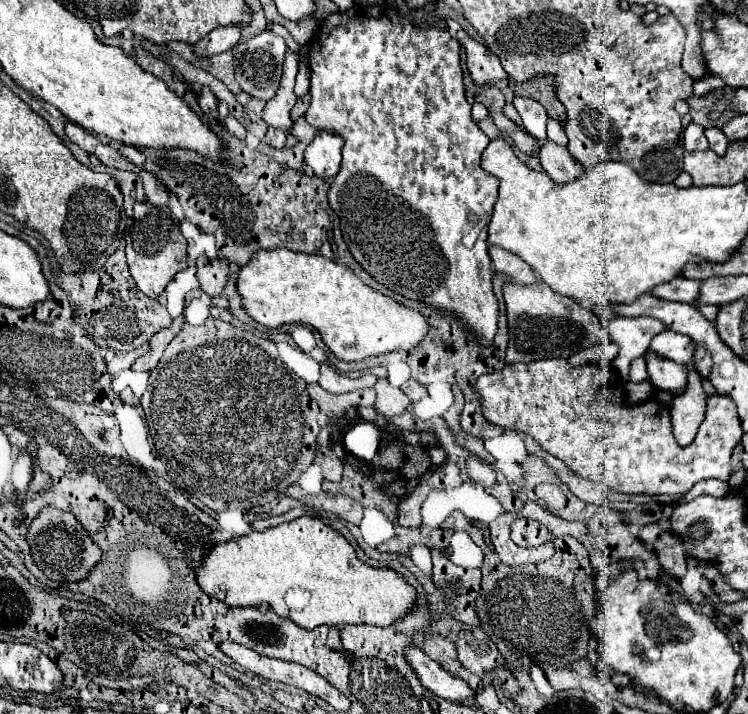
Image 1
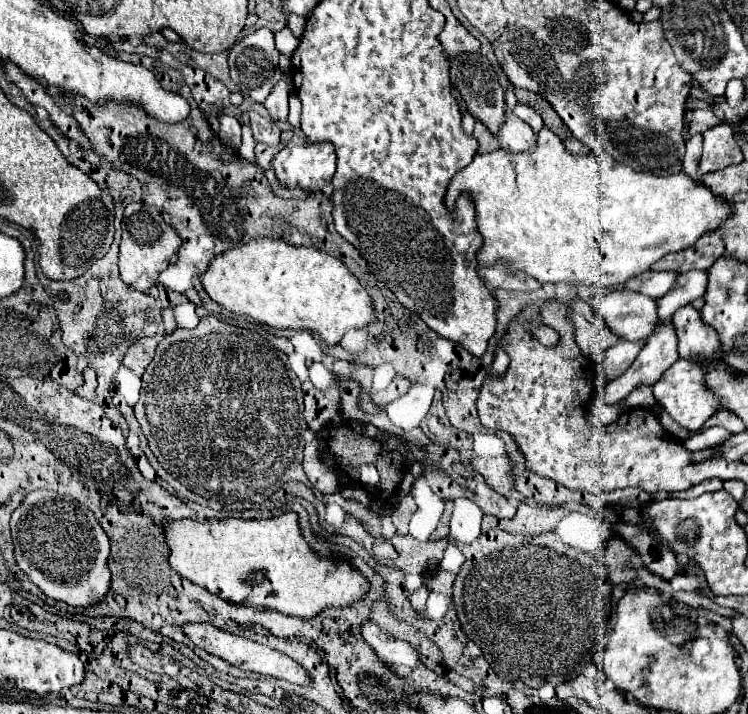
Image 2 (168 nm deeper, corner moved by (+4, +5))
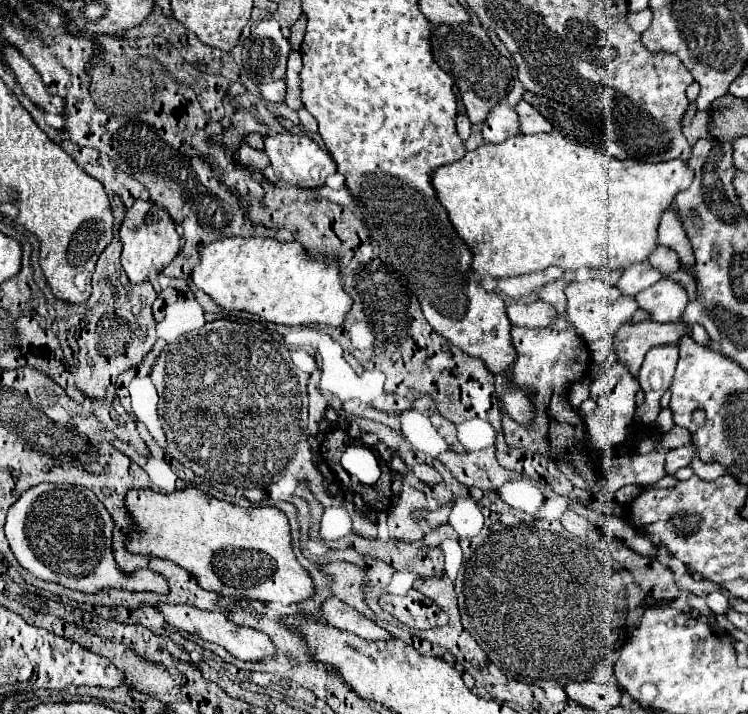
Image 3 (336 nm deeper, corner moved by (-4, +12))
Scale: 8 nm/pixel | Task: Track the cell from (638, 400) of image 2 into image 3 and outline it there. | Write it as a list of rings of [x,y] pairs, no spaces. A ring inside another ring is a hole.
[[[619,361],[605,368],[598,378],[592,380],[590,398],[598,404],[598,410],[594,412],[594,416],[588,416],[584,420],[584,424],[588,426],[588,444],[592,444],[592,448],[612,450],[612,448],[616,448],[616,444],[620,444],[622,440],[628,438],[628,428],[630,428],[630,424],[634,420],[634,412],[636,412],[634,398],[639,389],[638,380]]]

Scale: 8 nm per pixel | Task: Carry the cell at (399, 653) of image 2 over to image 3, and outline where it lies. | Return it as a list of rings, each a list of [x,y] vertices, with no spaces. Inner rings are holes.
[[[338,598],[326,600],[318,618],[326,620],[334,628],[340,628],[342,632],[352,632],[364,640],[390,640],[390,638],[394,638],[388,630],[380,628],[376,622],[368,620],[364,614],[356,612],[352,606],[344,604]]]

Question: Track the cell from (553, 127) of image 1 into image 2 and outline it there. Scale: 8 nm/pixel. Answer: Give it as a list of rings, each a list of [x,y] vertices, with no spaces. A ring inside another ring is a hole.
[[[546,127],[538,133],[538,143],[532,151],[508,153],[498,149],[476,155],[468,167],[460,169],[452,177],[444,195],[448,211],[456,209],[456,199],[460,195],[468,195],[472,199],[478,231],[484,237],[484,243],[476,253],[478,267],[490,267],[496,261],[506,261],[508,271],[526,273],[540,283],[592,283],[606,289],[620,287],[628,279],[624,289],[654,299],[662,297],[674,285],[678,273],[648,271],[652,263],[668,253],[690,247],[700,235],[714,231],[730,215],[730,205],[724,199],[718,199],[710,187],[692,181],[686,173],[656,177],[632,171],[628,165],[614,161],[606,153],[572,155],[566,151],[562,139]]]

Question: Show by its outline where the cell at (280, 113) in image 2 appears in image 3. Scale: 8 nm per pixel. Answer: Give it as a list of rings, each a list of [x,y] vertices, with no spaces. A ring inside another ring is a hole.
[[[276,80],[276,82],[272,82],[272,84],[262,84],[260,86],[260,94],[262,94],[262,98],[266,98],[266,100],[270,100],[270,102],[284,102],[286,100],[286,82],[284,80]]]

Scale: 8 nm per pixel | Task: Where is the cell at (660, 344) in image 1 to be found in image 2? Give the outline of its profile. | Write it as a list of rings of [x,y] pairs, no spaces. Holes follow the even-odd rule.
[[[672,325],[658,327],[650,337],[646,347],[638,353],[634,363],[628,367],[624,375],[610,381],[610,385],[604,391],[602,401],[616,403],[622,401],[626,395],[632,393],[632,389],[638,389],[640,385],[652,387],[664,371],[674,365],[680,359],[676,351],[676,331]]]

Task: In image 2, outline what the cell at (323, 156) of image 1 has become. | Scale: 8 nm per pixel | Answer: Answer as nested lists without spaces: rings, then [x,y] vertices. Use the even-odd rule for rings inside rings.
[[[306,143],[302,147],[284,147],[274,155],[272,169],[278,183],[286,189],[296,189],[298,185],[304,191],[322,191],[334,177],[336,153],[332,143]]]

